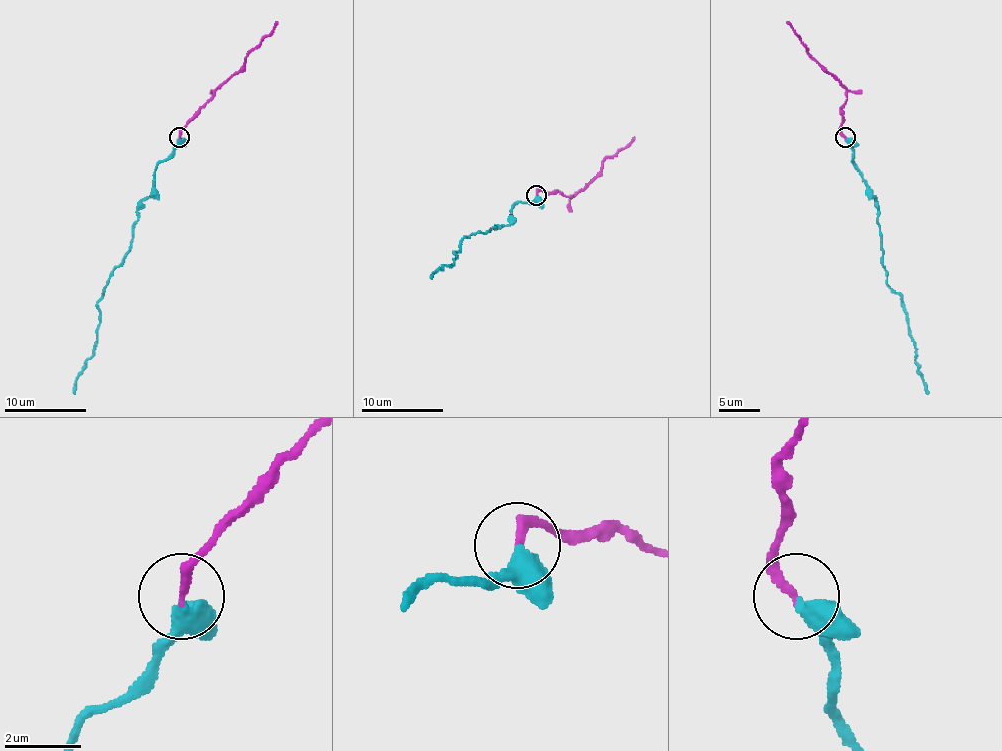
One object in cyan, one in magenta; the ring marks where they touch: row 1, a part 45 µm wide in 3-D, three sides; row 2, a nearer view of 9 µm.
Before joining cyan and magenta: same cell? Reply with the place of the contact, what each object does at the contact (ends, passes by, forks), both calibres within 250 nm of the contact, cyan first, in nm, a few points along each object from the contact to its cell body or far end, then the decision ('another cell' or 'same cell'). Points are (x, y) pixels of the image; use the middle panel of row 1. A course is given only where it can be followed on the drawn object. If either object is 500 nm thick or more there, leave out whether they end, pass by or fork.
at (536, 195); cyan ends there; magenta ends there; 440 nm thick on the cyan side, 220 nm on the other; cyan runs (536, 195), (529, 203), (519, 201), (505, 226), (466, 236), (454, 252), (454, 261), (440, 267), (431, 279); magenta runs (536, 195), (538, 191), (574, 195), (597, 175), (605, 160), (634, 136); same cell

